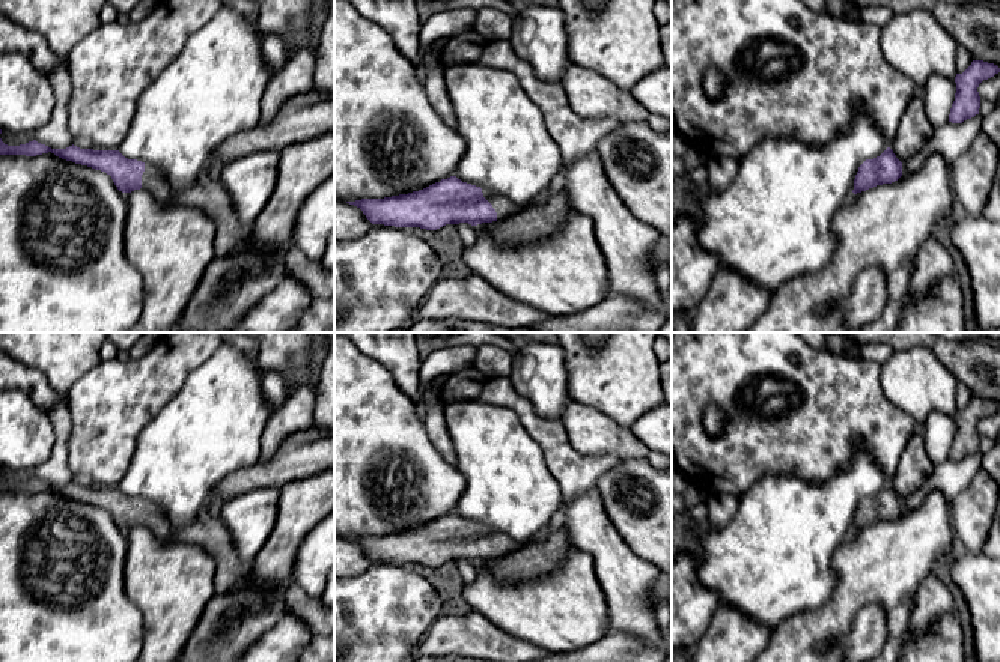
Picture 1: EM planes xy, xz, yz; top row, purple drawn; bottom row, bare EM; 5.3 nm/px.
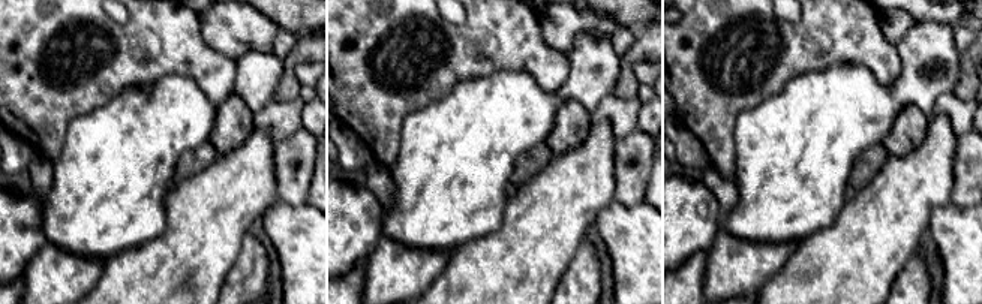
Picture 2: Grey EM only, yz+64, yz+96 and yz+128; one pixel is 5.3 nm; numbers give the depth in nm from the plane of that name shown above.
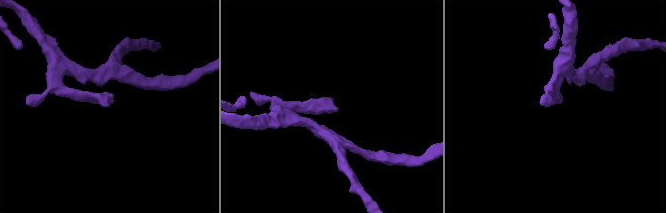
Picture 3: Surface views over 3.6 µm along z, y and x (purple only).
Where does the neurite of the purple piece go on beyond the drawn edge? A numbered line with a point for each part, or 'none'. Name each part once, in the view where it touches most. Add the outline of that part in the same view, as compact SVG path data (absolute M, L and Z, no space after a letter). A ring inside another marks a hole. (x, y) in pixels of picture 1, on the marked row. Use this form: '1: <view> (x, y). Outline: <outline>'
1: xz (503, 208). Outline: M482 188L482 193L483 193L483 197L495 209L497 221L505 220L505 218L508 218L511 215L515 215L517 212L526 211L529 206L542 205L542 203L545 203L551 197L551 193L548 190L545 190L538 197L535 197L529 205L518 206L518 205L514 205L512 202L497 196L497 194L489 193L485 188Z

